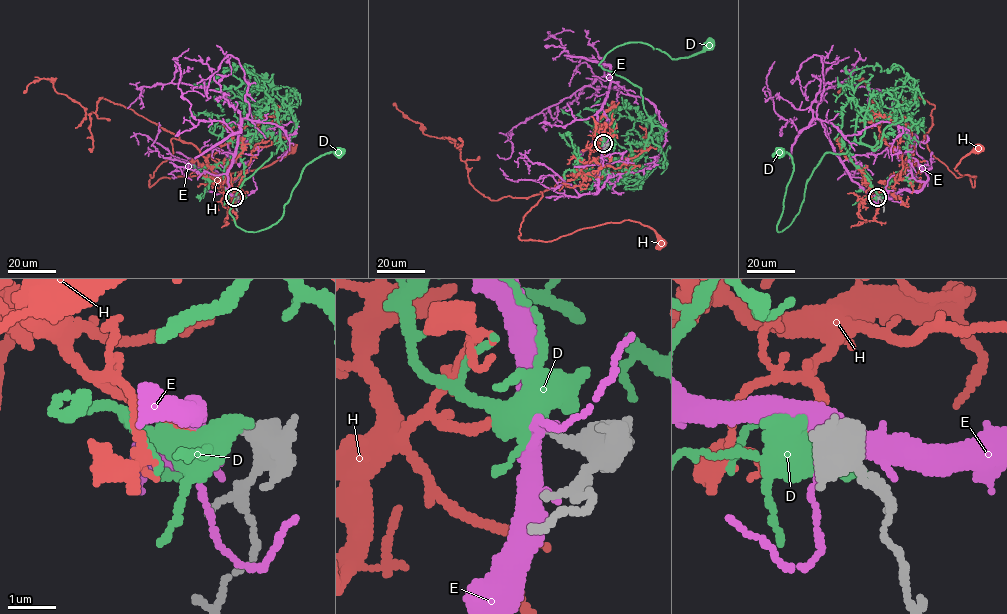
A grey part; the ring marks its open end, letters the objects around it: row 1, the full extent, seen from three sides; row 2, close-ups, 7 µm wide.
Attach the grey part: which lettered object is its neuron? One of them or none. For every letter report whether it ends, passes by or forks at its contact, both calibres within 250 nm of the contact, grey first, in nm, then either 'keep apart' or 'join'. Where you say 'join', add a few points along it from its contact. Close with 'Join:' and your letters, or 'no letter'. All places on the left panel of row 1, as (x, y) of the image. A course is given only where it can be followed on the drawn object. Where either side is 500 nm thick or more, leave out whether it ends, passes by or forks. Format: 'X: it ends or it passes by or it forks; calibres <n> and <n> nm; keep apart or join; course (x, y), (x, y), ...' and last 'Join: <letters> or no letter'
D: calibres 180 and 500 nm; keep apart
E: it forks; calibres 180 and 400 nm; keep apart
H: it ends; calibres 180 and 220 nm; join; course (234, 196), (184, 140), (171, 139), (173, 154), (150, 175), (149, 187), (162, 178), (250, 171), (290, 148)
Join: H

